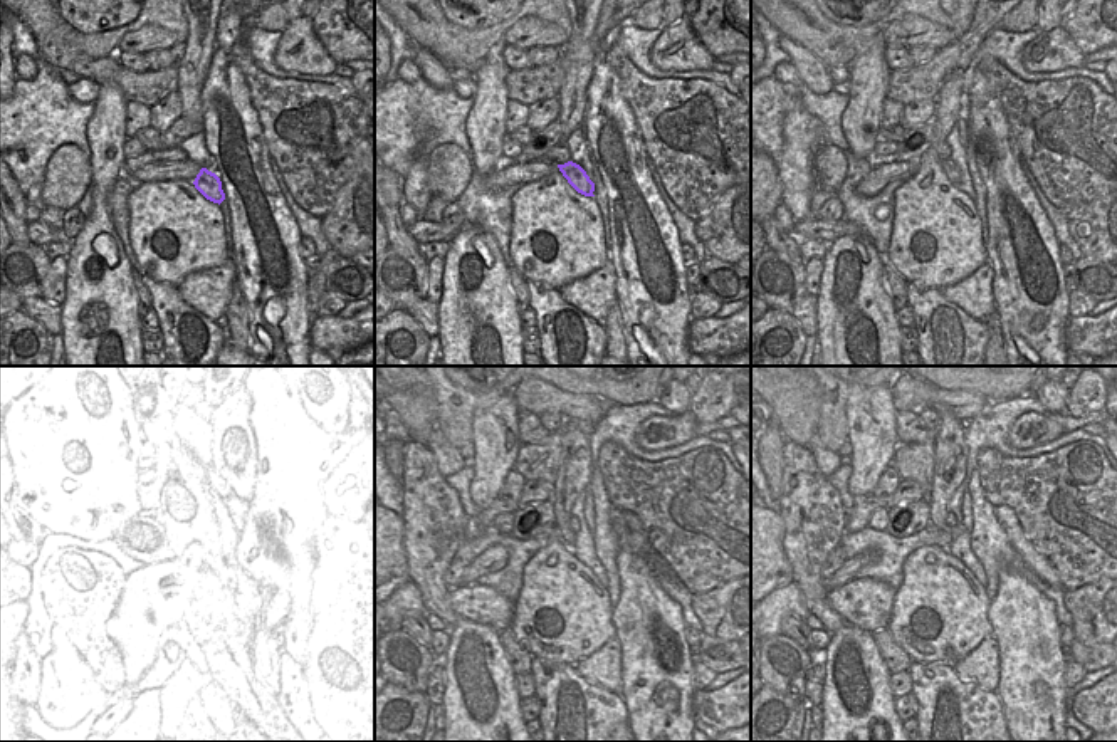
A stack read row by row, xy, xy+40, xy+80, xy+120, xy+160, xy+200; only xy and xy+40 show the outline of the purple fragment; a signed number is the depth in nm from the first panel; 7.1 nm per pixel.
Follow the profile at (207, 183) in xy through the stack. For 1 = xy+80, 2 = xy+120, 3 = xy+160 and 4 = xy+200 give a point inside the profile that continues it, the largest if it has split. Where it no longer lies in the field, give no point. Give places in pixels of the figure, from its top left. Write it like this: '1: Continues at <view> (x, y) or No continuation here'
1: Continues at xy+80 (951, 172)
2: Continues at xy+120 (197, 480)
3: Continues at xy+160 (573, 475)
4: Continues at xy+200 (949, 447).

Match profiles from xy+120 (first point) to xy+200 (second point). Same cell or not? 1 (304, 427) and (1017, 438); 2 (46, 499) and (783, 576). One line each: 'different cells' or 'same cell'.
1: same cell
2: different cells

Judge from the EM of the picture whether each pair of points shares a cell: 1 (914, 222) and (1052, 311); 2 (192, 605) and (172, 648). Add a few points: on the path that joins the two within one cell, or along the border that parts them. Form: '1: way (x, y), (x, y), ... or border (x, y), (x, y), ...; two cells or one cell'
1: border (985, 245), (988, 261); two cells
2: way (185, 615), (177, 625), (177, 638); one cell

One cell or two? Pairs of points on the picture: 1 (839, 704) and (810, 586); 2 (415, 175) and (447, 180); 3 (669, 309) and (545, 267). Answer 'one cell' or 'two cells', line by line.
1: two cells
2: two cells
3: two cells

